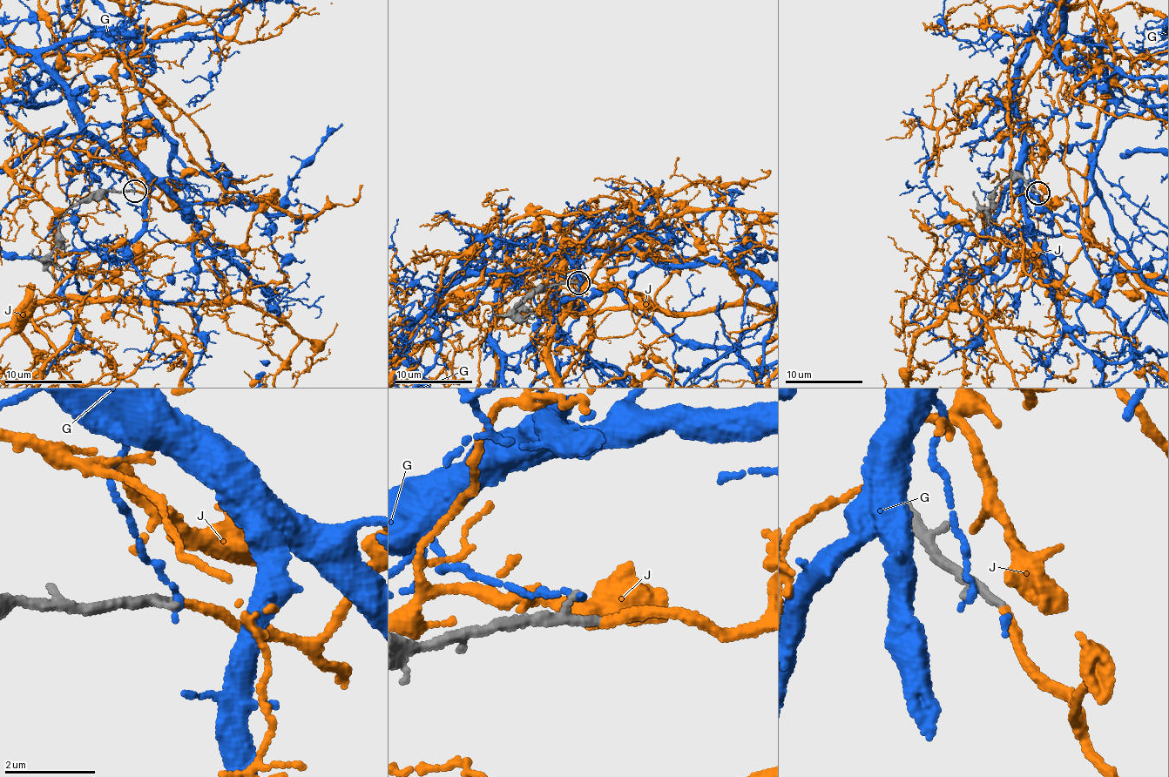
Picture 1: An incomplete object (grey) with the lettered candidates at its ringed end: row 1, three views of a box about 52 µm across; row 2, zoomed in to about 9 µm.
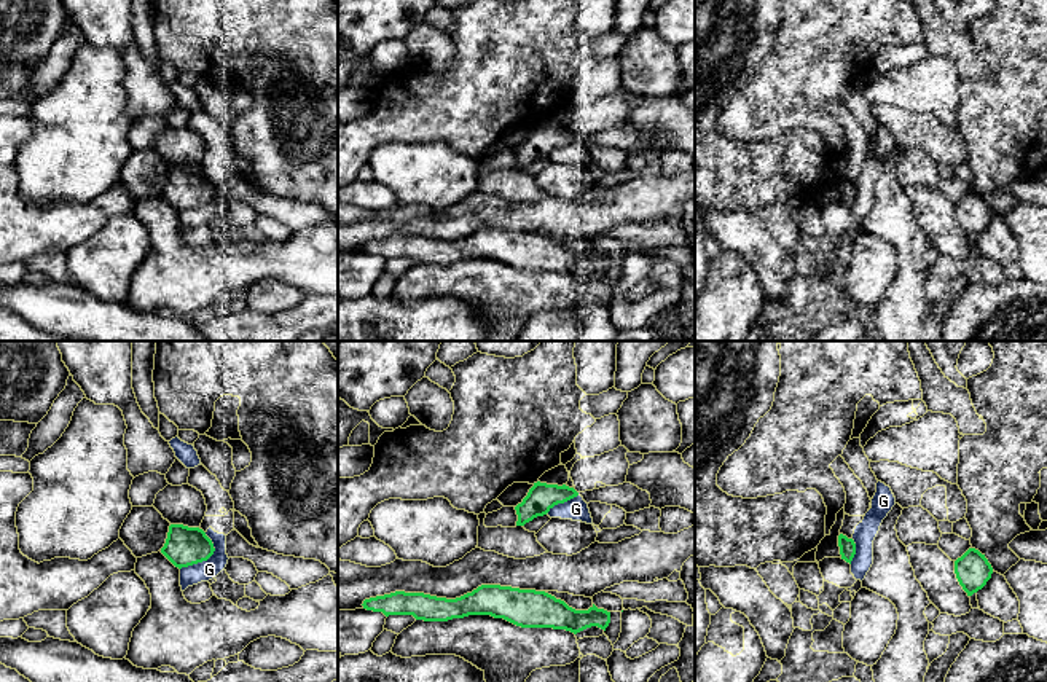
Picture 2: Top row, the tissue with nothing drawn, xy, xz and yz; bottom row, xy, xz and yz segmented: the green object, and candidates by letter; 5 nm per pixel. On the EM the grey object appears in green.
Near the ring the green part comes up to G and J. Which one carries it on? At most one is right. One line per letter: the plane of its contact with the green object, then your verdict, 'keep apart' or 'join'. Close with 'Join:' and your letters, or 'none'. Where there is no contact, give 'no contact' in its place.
G: xy | keep apart
J: no contact | join
Join: J

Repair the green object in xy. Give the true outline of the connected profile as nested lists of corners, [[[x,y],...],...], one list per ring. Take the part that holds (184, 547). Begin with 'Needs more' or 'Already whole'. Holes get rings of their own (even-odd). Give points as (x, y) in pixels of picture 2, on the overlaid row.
Already whole. [[[171,524],[161,553],[178,569],[207,561],[215,548],[199,527]]]

